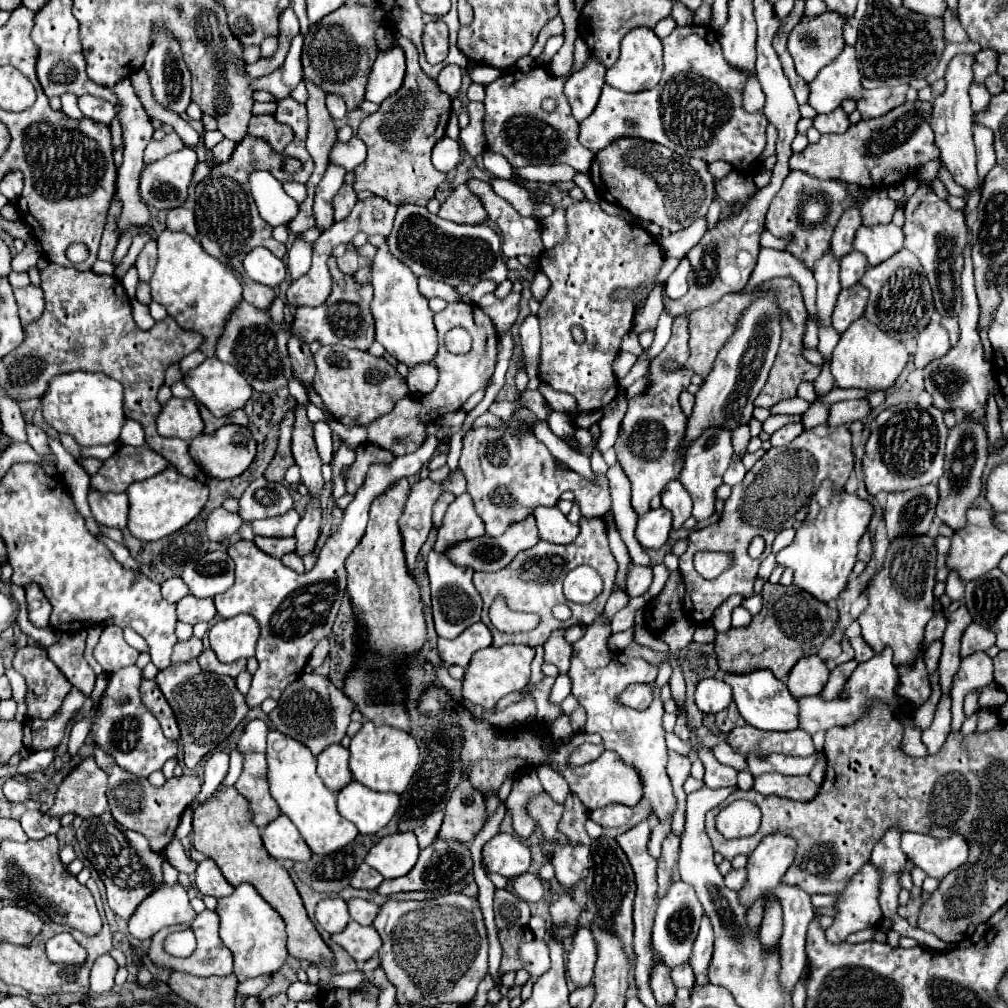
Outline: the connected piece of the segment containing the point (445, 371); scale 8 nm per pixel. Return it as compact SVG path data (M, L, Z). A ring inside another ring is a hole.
M465 302L447 304L447 308L443 312L435 314L435 328L437 328L437 334L439 334L439 350L437 350L437 356L433 360L435 368L439 370L439 382L437 382L435 390L419 396L417 402L415 402L413 394L407 394L403 400L399 400L399 404L395 404L391 414L381 416L379 420L375 420L375 424L365 426L367 428L367 442L375 444L383 450L393 452L395 456L415 452L427 436L427 424L435 422L439 416L443 416L447 412L459 410L465 404L465 400L475 390L479 390L495 370L499 338L497 338L497 332L493 328L491 320L487 316L483 316L483 310L477 304L473 304L473 306L465 304ZM455 326L465 328L473 336L473 350L469 354L457 356L457 354L451 354L451 352L445 350L443 336L445 336L447 330L451 330ZM397 438L403 438L403 442L395 442Z

